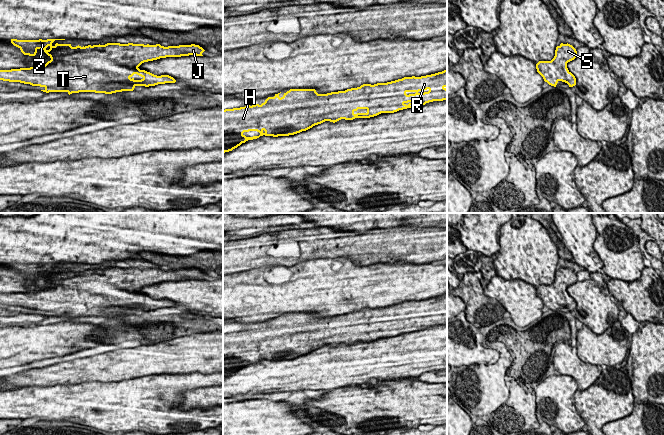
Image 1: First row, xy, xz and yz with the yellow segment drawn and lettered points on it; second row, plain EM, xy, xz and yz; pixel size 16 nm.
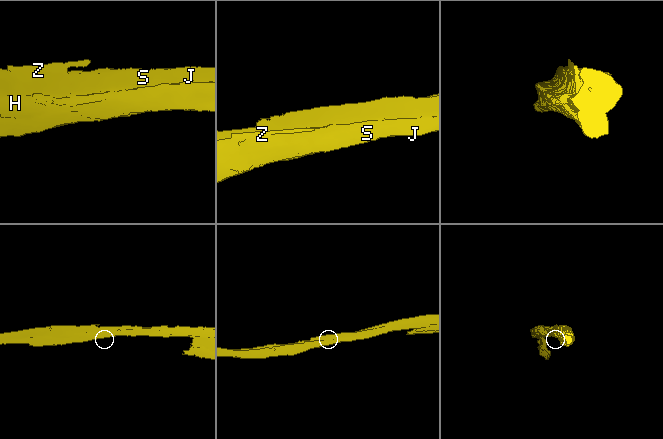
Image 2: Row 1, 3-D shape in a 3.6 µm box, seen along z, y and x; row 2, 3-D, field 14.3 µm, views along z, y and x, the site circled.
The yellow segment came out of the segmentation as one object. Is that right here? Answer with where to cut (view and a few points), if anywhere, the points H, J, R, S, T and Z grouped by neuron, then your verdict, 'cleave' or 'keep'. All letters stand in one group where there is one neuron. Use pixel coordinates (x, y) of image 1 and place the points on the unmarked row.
cut none; groups H J R S T Z; keep

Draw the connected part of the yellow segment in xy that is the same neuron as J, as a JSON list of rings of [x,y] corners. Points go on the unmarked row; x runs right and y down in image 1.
[[[11,263],[11,267],[14,270],[18,271],[24,279],[35,280],[38,273],[43,273],[44,276],[51,282],[51,284],[48,285],[45,289],[36,288],[34,291],[30,291],[30,292],[0,294],[0,304],[9,305],[9,306],[20,306],[20,307],[24,307],[24,308],[30,308],[32,310],[44,311],[45,313],[41,314],[41,315],[46,316],[46,317],[49,317],[49,316],[67,316],[70,319],[72,317],[79,317],[79,316],[95,316],[95,317],[112,318],[112,317],[122,316],[122,315],[133,315],[136,310],[149,311],[149,310],[155,310],[155,309],[158,309],[158,308],[175,307],[176,304],[169,299],[157,300],[157,299],[154,299],[154,298],[147,296],[145,294],[140,294],[138,291],[144,286],[153,285],[153,284],[157,284],[157,283],[160,283],[160,282],[181,281],[181,280],[189,280],[189,279],[203,280],[202,277],[205,275],[202,271],[200,271],[199,269],[195,269],[195,268],[164,271],[164,270],[161,270],[160,268],[144,269],[144,268],[133,268],[133,267],[128,267],[128,268],[107,267],[105,269],[100,269],[100,268],[99,269],[93,269],[93,270],[88,269],[88,270],[85,270],[85,271],[84,270],[81,271],[81,270],[78,269],[76,271],[72,271],[71,268],[58,268],[58,267],[56,267],[53,270],[52,267],[55,264],[65,264],[65,263],[47,263],[47,264],[42,264],[42,263],[39,263],[39,264]]]

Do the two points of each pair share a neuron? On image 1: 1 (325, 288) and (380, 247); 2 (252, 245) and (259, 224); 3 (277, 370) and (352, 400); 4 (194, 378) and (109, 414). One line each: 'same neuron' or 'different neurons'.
1: different neurons
2: different neurons
3: different neurons
4: same neuron

